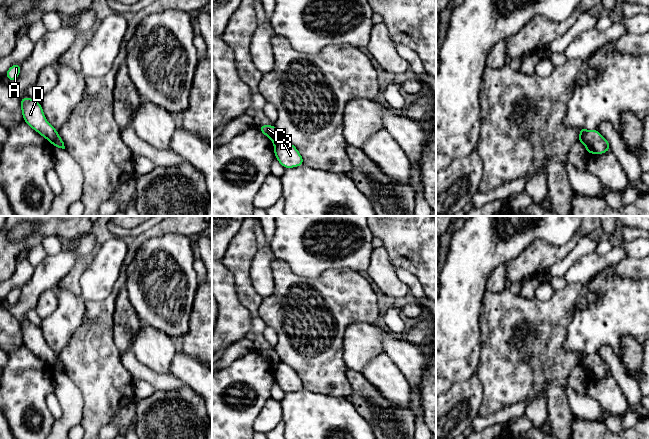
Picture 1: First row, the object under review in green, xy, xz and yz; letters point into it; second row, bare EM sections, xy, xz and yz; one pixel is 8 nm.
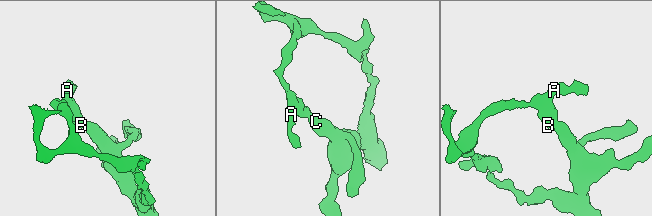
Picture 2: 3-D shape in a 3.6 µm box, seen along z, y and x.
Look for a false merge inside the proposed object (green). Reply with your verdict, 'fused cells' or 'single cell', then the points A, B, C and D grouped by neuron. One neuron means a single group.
fused cells; groups A B D / C

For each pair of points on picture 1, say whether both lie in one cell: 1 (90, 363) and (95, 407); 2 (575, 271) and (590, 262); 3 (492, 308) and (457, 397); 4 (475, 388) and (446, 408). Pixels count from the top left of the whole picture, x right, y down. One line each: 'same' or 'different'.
1: same
2: same
3: different
4: same

